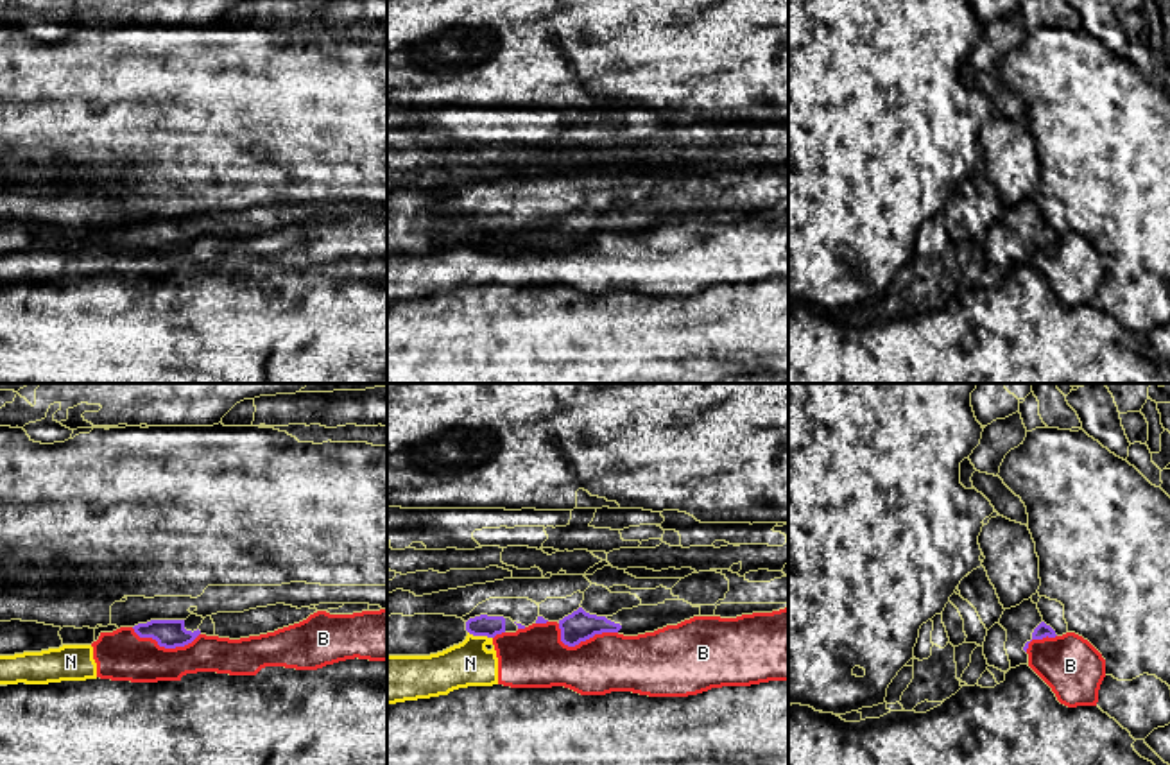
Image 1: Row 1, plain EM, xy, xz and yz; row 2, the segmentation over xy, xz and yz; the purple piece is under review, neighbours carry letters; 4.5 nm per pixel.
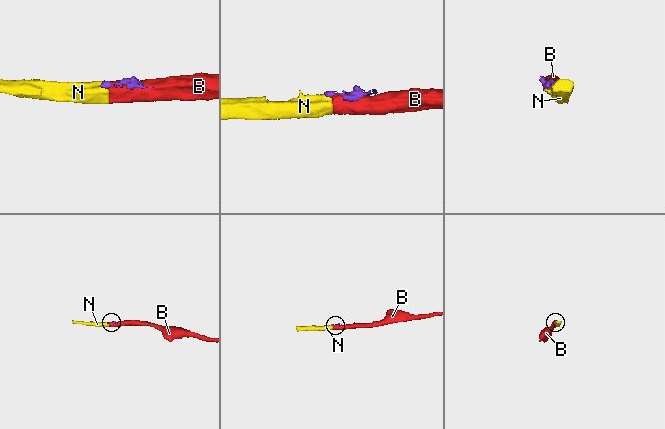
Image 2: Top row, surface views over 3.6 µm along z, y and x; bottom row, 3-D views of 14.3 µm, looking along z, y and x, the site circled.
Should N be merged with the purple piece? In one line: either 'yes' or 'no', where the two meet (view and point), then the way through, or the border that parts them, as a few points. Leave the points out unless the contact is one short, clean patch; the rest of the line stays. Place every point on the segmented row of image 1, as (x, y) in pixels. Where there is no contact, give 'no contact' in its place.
no; meets purple in xz at (481, 635); border along xz (468, 631), (491, 638)

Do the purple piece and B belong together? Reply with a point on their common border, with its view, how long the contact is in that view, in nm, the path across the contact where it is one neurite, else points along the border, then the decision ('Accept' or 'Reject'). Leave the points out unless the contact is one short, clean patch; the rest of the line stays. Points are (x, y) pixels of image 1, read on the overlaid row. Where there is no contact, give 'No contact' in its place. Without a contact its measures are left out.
Touches purple at xz (581, 640). Shared border 280 nm. Boundary: xz (558, 624), (559, 636), (568, 645), (617, 631). Reject

